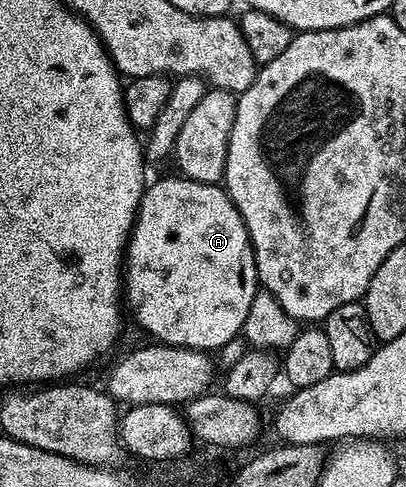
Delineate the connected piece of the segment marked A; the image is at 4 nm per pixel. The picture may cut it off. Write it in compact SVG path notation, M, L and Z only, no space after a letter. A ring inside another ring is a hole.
M175 178L160 179L145 186L132 234L128 237L126 282L122 291L127 306L128 303L132 306L137 325L146 334L153 335L157 344L215 353L244 330L250 301L254 301L258 290L256 258L240 211L223 186Z

